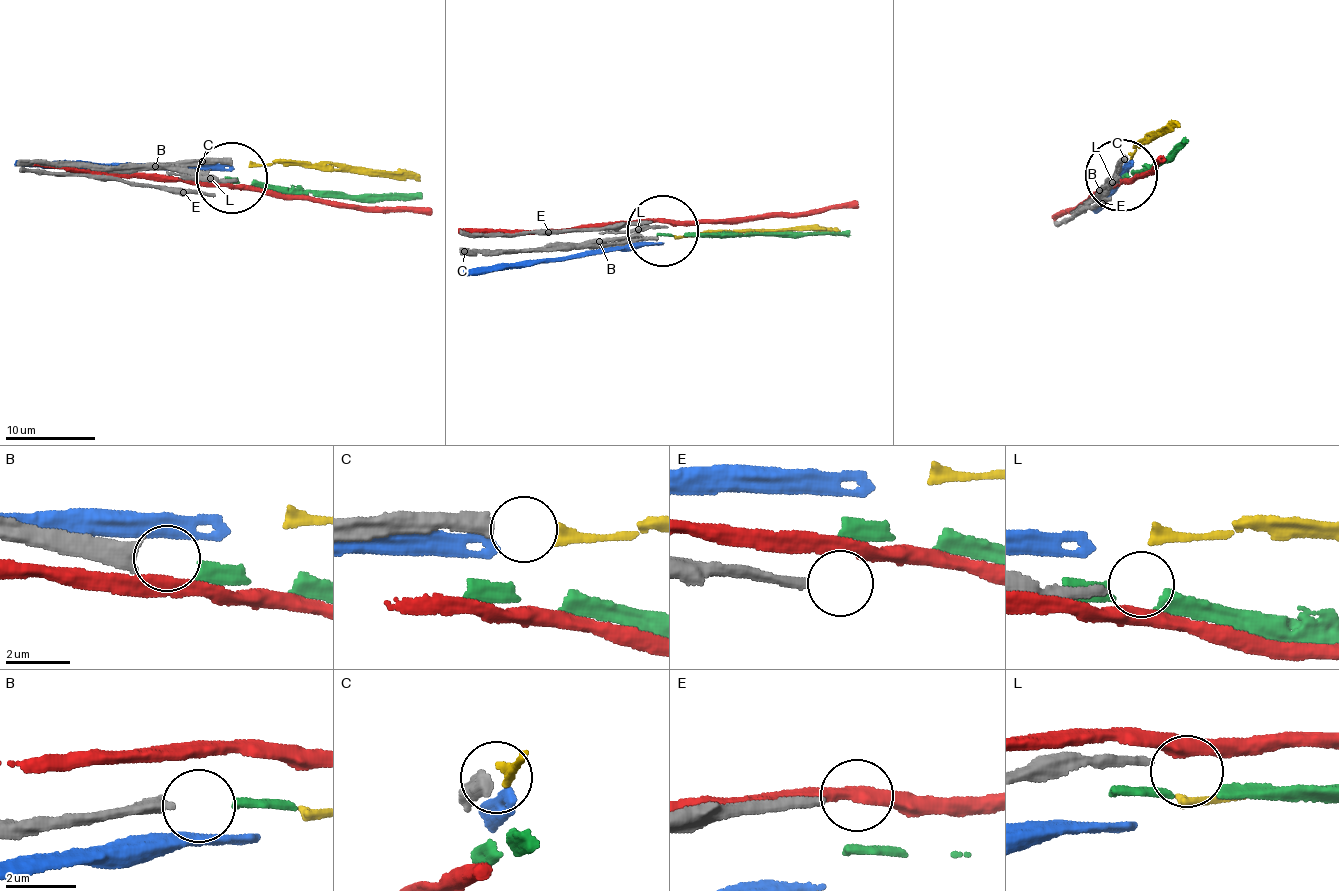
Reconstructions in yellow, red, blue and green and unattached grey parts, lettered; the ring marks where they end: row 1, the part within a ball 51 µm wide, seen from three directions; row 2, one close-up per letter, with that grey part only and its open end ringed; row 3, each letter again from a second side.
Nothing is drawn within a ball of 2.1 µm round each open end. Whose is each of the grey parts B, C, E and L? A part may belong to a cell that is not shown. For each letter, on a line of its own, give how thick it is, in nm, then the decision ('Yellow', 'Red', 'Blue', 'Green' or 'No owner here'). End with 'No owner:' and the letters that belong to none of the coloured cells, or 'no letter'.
B: Thickness 480 nm. Green
C: Thickness 420 nm. Yellow
E: Thickness 280 nm. No owner here
L: Thickness 240 nm. No owner here
No owner: E, L

